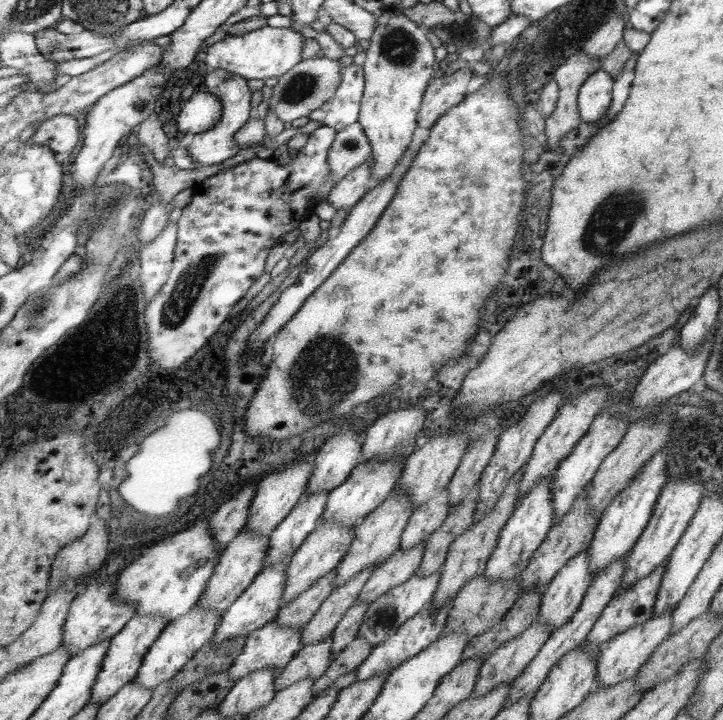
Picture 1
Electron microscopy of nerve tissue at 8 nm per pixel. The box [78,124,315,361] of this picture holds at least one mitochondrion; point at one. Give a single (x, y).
(189, 284)

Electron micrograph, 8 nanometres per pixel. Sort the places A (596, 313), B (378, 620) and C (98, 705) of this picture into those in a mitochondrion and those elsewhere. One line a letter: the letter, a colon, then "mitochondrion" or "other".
A: other
B: mitochondrion
C: other

